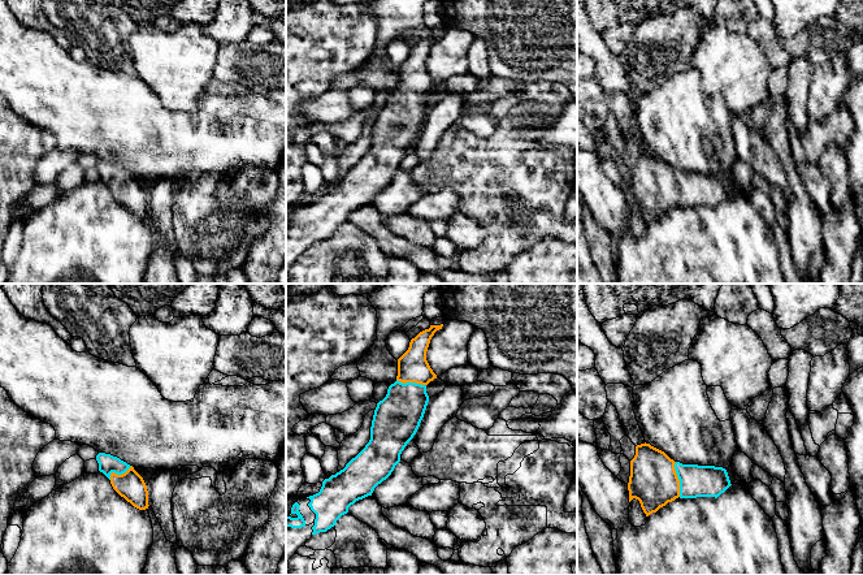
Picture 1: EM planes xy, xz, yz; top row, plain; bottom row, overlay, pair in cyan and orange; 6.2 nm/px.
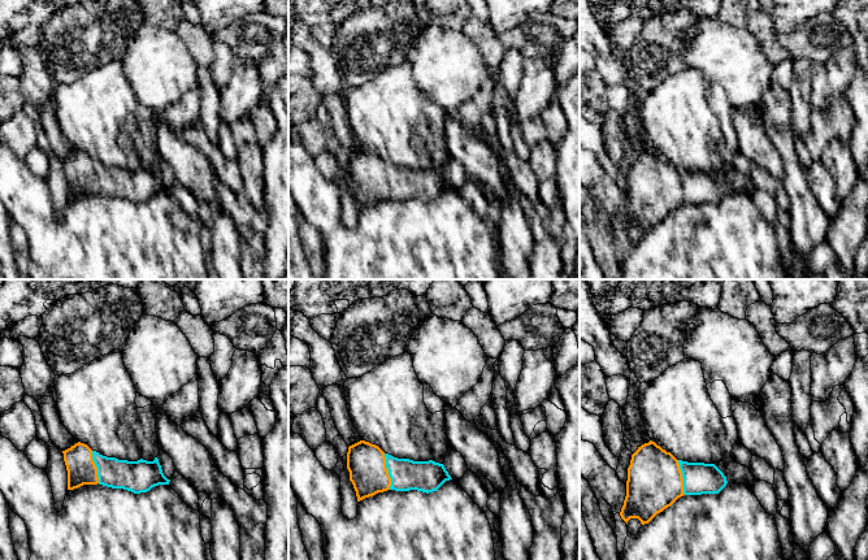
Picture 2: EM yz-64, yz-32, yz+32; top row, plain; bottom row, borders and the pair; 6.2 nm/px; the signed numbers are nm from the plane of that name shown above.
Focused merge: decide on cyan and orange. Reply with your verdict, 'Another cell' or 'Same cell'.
Same cell

